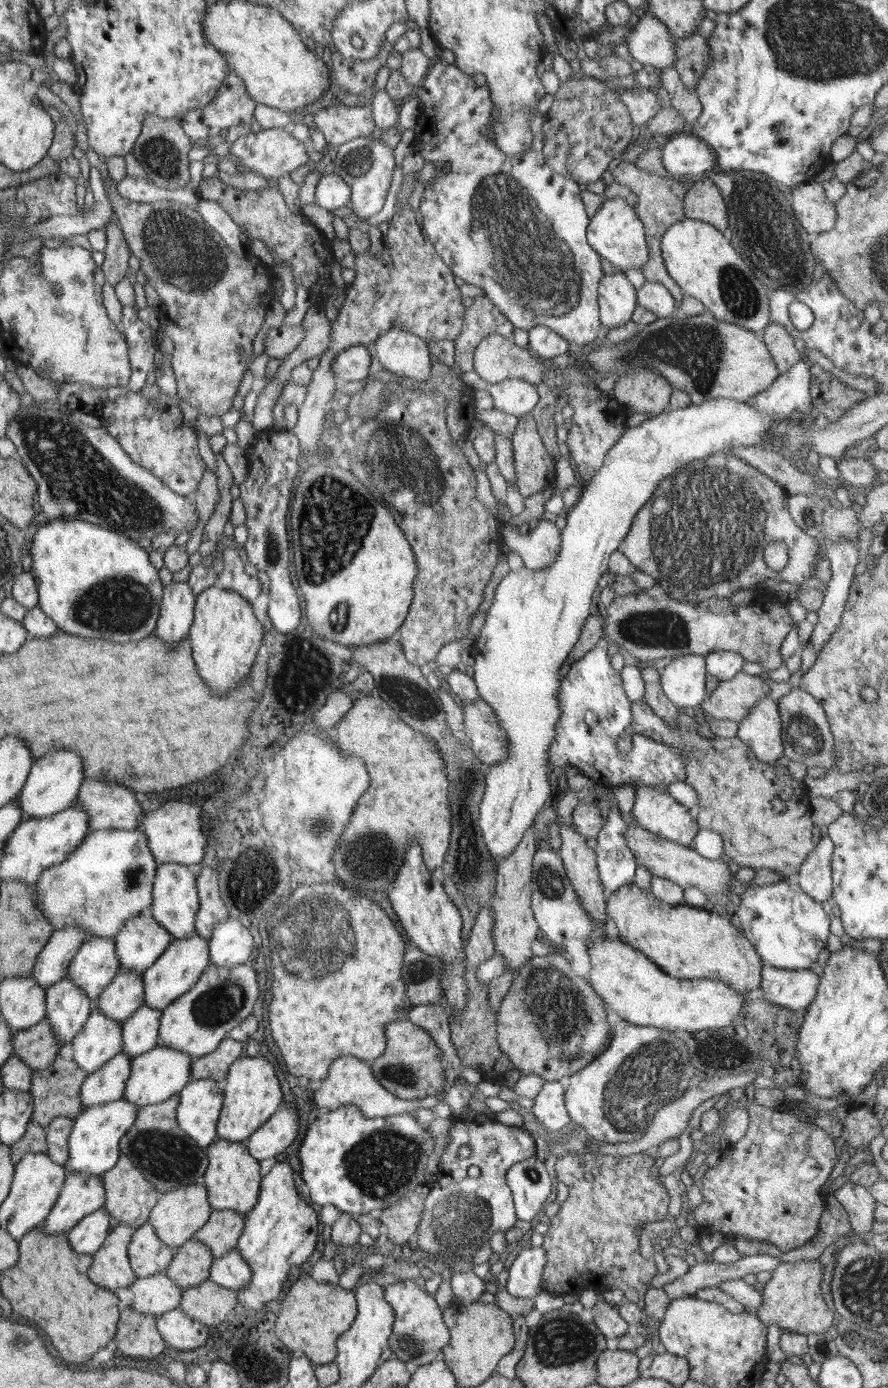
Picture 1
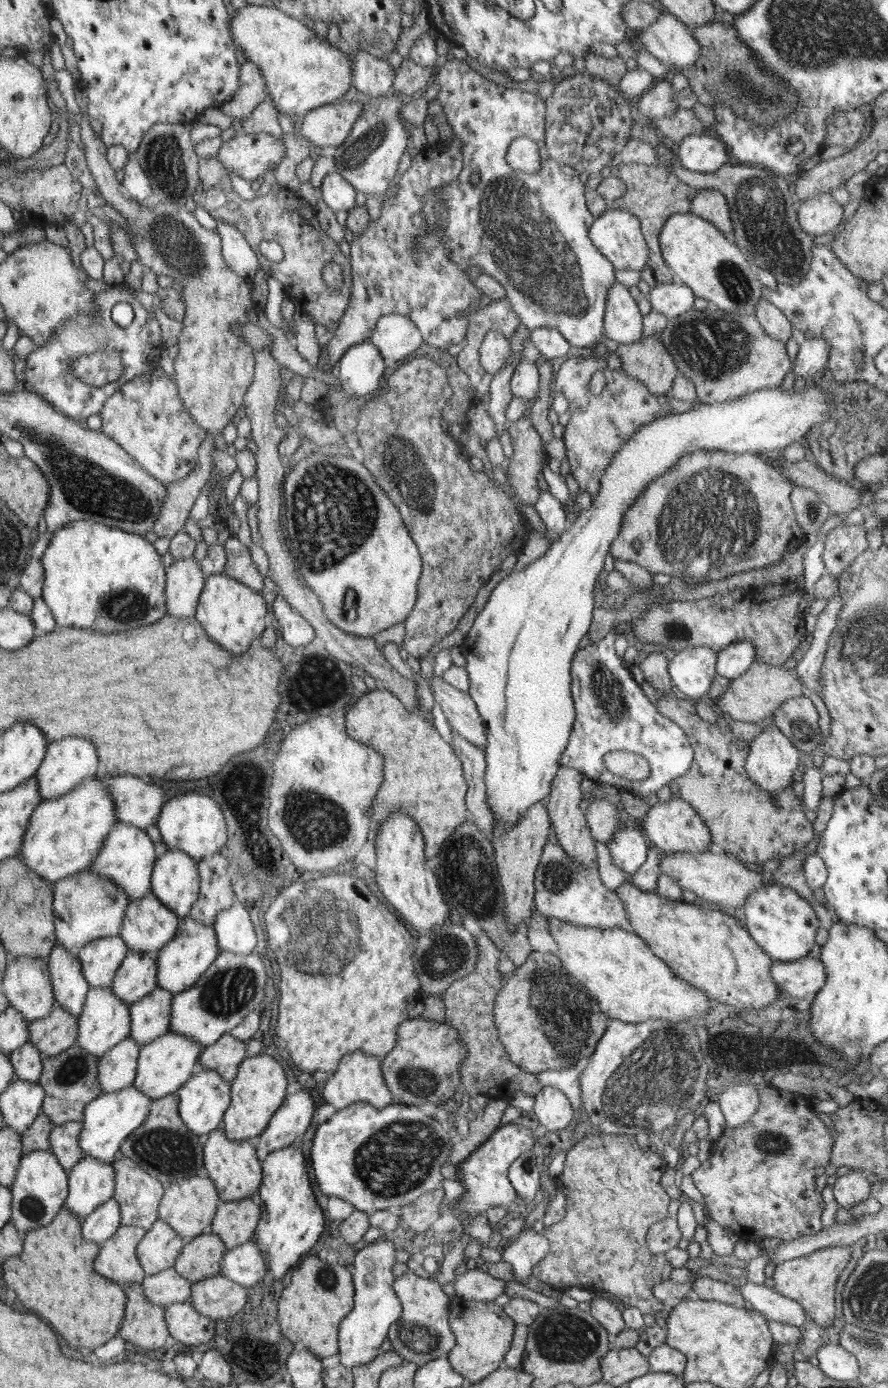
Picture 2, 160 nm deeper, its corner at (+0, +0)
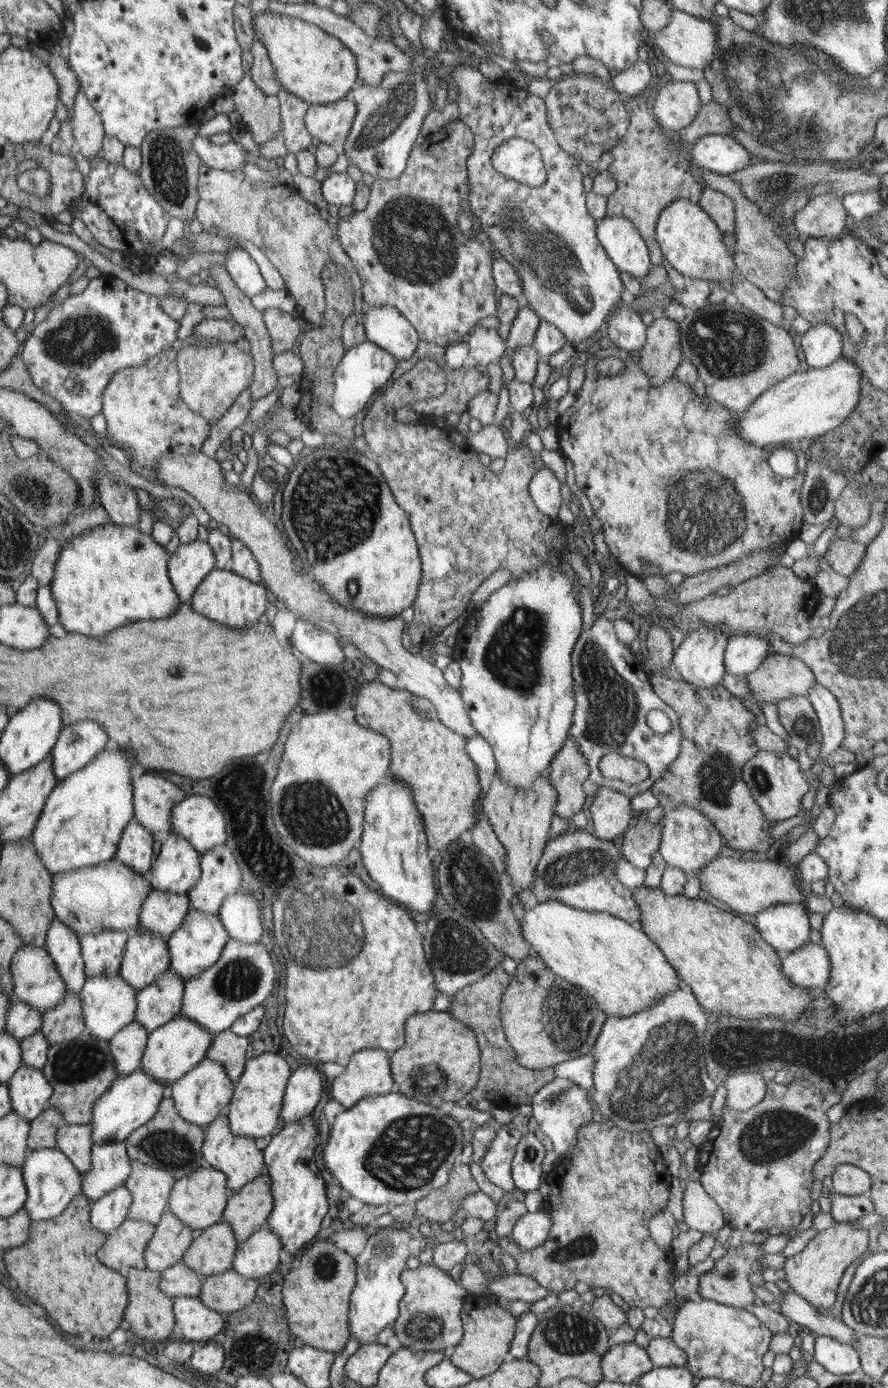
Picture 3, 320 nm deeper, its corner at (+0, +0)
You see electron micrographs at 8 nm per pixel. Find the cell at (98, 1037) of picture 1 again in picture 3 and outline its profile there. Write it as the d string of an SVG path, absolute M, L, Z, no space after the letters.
M119 972L86 978L85 984L79 992L80 1000L82 1000L82 1014L85 1018L86 1032L89 1032L98 1040L110 1042L114 1035L122 1031L122 1028L126 1028L134 1022L137 1015L138 994L139 991L130 983L127 983Z

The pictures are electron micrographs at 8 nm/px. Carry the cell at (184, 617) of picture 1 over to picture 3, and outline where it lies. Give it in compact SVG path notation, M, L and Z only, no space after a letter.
M196 538L190 544L178 546L170 560L169 573L174 590L182 602L190 604L205 576L216 569L216 563L213 548L208 542Z

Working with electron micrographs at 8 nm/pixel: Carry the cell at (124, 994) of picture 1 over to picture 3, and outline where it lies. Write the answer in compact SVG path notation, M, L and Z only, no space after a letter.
M133 927L119 973L138 991L166 972L171 966L168 941L142 927Z

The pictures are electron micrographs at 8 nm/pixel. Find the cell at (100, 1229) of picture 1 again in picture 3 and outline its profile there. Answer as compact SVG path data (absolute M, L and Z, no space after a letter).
M122 1184L109 1190L100 1199L92 1202L91 1220L94 1227L108 1235L121 1226L128 1218L133 1196Z

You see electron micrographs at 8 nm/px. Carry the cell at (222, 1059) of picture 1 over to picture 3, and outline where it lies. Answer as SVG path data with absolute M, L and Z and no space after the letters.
M230 1029L218 1033L214 1043L210 1045L206 1059L220 1062L222 1068L228 1073L233 1083L238 1083L245 1072L246 1048L248 1048L248 1038L237 1036Z

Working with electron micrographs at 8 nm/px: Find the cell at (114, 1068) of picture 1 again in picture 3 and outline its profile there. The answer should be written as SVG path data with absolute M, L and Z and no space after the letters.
M134 1020L110 1040L110 1050L116 1064L118 1078L130 1076L142 1068L142 1058L148 1047L149 1032Z

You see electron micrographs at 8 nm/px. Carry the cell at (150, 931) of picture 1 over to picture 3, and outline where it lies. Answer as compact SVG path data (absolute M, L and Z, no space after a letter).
M152 889L141 908L138 927L168 940L180 928L190 908L187 894Z

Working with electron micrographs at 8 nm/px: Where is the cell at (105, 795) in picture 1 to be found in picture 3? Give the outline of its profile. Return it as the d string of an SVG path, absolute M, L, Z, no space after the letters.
M140 773L135 778L135 820L145 825L161 843L168 838L173 809L182 803L186 794L176 784L152 774Z

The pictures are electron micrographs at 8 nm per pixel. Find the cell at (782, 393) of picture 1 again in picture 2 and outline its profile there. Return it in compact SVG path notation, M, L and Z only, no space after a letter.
M805 338L793 361L795 376L812 381L817 372L827 368L830 353L831 346L824 339Z

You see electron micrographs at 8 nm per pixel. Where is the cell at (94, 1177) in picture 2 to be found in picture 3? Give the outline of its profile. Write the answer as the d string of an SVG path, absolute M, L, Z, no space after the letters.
M116 1140L116 1142L106 1142L106 1144L98 1144L98 1146L93 1146L93 1168L82 1174L81 1187L83 1188L80 1194L86 1195L91 1202L98 1200L101 1196L104 1196L109 1190L116 1188L124 1184L125 1180L130 1176L132 1167L131 1167L131 1158L127 1155L126 1146L124 1140Z

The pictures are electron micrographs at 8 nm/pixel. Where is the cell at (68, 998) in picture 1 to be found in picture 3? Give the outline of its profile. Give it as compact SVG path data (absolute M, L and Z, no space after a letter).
M56 916L50 923L44 947L67 982L68 995L79 994L88 977L85 974L84 957L80 954L78 935Z

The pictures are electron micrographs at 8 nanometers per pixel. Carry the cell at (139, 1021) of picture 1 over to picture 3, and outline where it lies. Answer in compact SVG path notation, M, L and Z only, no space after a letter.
M170 968L158 980L141 988L137 996L135 1021L150 1034L181 1013L185 982Z

